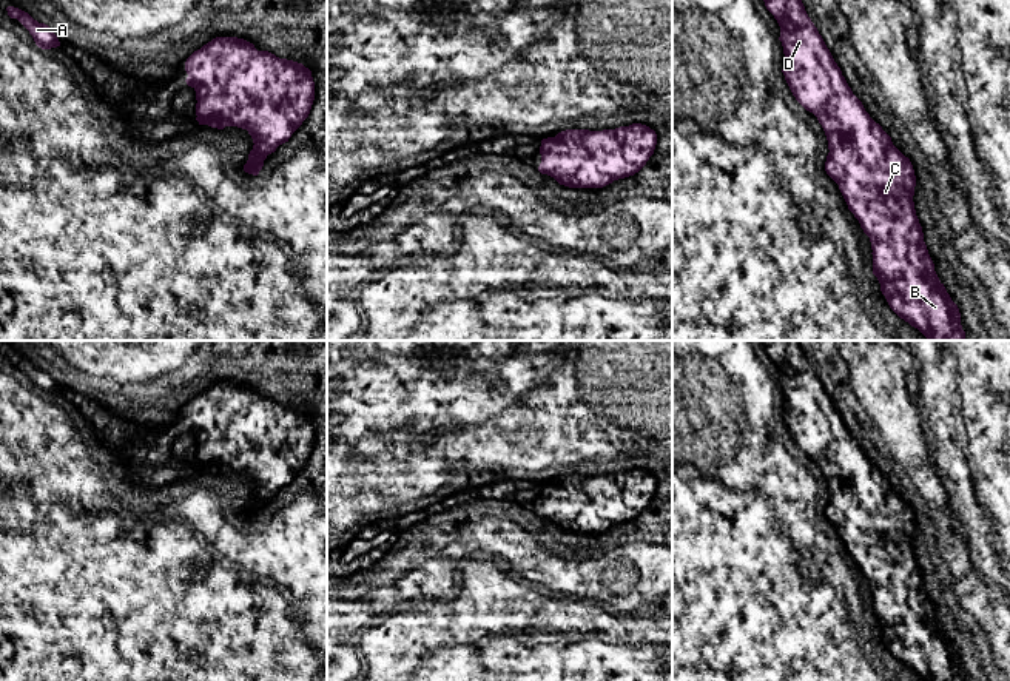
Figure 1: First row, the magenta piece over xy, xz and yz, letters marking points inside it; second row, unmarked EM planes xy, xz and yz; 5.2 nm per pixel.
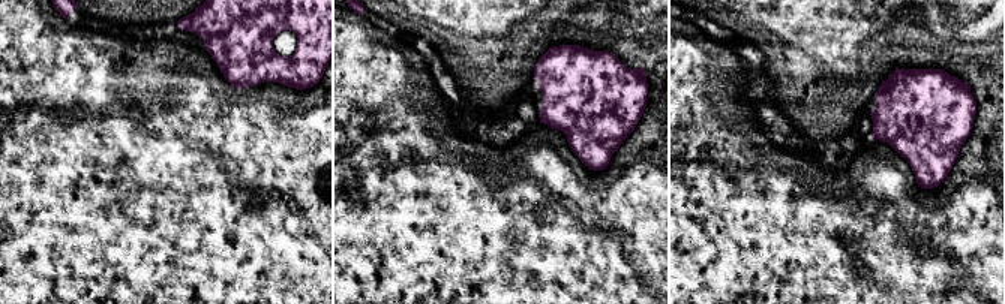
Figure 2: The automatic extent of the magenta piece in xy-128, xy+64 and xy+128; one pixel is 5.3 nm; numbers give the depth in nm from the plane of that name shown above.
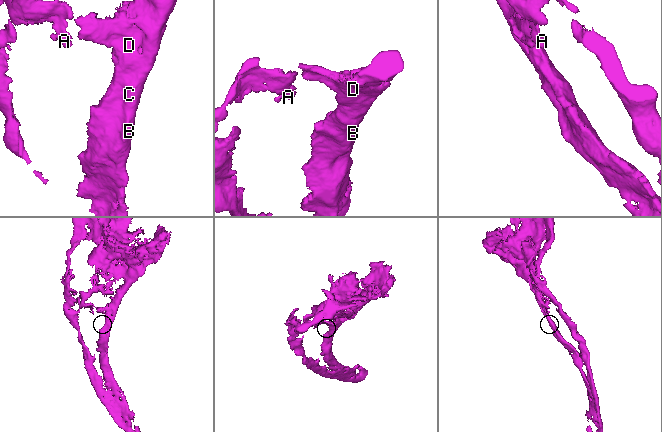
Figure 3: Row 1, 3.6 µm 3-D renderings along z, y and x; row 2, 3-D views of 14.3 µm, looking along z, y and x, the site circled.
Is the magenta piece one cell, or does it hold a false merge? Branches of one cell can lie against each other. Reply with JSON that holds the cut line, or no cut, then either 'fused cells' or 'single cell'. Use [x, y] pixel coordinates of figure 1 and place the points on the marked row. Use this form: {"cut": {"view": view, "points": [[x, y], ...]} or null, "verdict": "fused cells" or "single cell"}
{"cut": null, "verdict": "single cell"}

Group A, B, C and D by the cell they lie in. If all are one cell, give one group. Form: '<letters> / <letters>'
A B C D

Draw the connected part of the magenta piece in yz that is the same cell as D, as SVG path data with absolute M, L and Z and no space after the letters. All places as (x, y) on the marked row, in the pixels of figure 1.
M763 0L780 26L783 75L796 100L813 112L828 140L827 174L839 185L848 210L870 237L873 274L890 308L928 340L965 340L961 313L939 280L914 210L913 165L853 94L802 0Z

